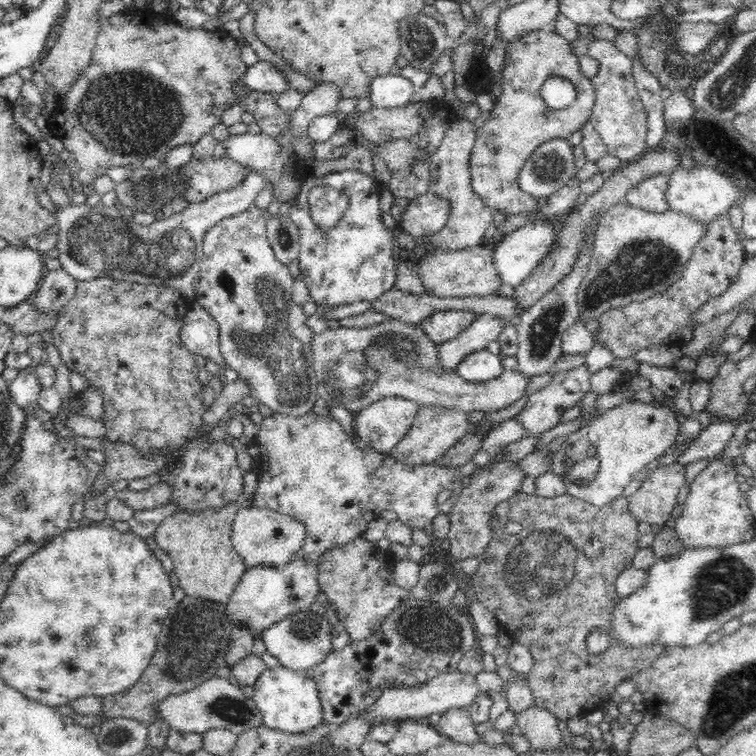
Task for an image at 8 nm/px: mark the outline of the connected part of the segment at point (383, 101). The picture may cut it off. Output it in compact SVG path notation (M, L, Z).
M388 73L372 80L369 98L374 107L396 108L408 104L414 93L415 86L408 78Z

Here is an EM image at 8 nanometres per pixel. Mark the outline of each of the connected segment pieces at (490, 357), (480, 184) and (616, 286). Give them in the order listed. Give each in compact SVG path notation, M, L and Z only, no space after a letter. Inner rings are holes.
M482 349L467 354L459 362L456 372L472 382L484 382L497 377L504 370L501 356Z
M545 28L532 30L532 32L512 40L507 45L502 70L502 93L491 110L490 118L480 128L476 129L476 140L470 157L470 175L472 175L474 193L480 196L492 210L502 211L504 217L528 212L538 214L538 216L541 214L540 200L522 193L518 185L518 176L520 176L522 165L541 144L554 139L569 140L574 132L581 130L591 116L592 107L596 100L594 83L580 71L579 56L572 53L570 43L568 39L556 34L550 28ZM554 77L566 78L574 84L577 92L576 100L573 100L568 108L560 110L550 108L541 95L542 85L546 80Z
M626 202L610 208L597 226L592 257L578 289L578 322L596 321L613 309L663 293L682 276L696 244L706 236L706 225L682 213L645 212Z

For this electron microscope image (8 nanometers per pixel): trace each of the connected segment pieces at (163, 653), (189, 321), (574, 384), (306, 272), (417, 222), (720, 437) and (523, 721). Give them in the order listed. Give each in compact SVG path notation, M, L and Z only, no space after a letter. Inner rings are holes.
M188 595L180 602L174 602L165 618L156 651L142 678L128 691L104 697L98 720L130 718L148 727L158 719L155 706L168 696L188 692L216 677L218 668L227 666L226 652L231 639L232 624L227 617L226 606L214 600Z
M192 302L193 306L186 314L184 326L180 331L181 341L191 353L210 358L221 365L221 368L228 368L220 352L218 322L197 302Z
M586 364L572 370L566 370L556 374L548 386L531 394L524 408L515 416L525 430L525 437L538 436L560 423L562 413L577 404L582 395L590 391L591 374Z
M356 170L332 172L322 177L310 176L302 184L300 194L291 204L288 216L299 230L300 274L308 285L312 301L323 306L327 312L354 302L372 303L395 286L394 257L398 254L396 231L388 229L382 222L380 198L372 198L374 179ZM322 185L338 190L350 201L350 206L338 226L324 230L314 224L308 204L309 192Z
M432 192L405 202L405 205L406 211L398 219L399 228L419 242L440 232L446 226L452 211L450 200Z
M724 420L715 421L708 424L705 429L701 429L698 436L688 445L686 450L676 458L676 462L682 465L690 464L699 460L706 459L722 459L722 452L725 450L727 442L732 438L734 431L736 430L738 421Z
M534 705L516 717L520 732L535 750L554 750L562 745L558 718L545 708Z

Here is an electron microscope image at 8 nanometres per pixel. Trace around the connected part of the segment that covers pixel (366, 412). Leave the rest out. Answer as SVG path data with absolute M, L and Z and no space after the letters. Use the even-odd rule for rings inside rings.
M402 397L377 400L354 413L354 434L373 450L391 454L410 430L419 408L415 402Z

